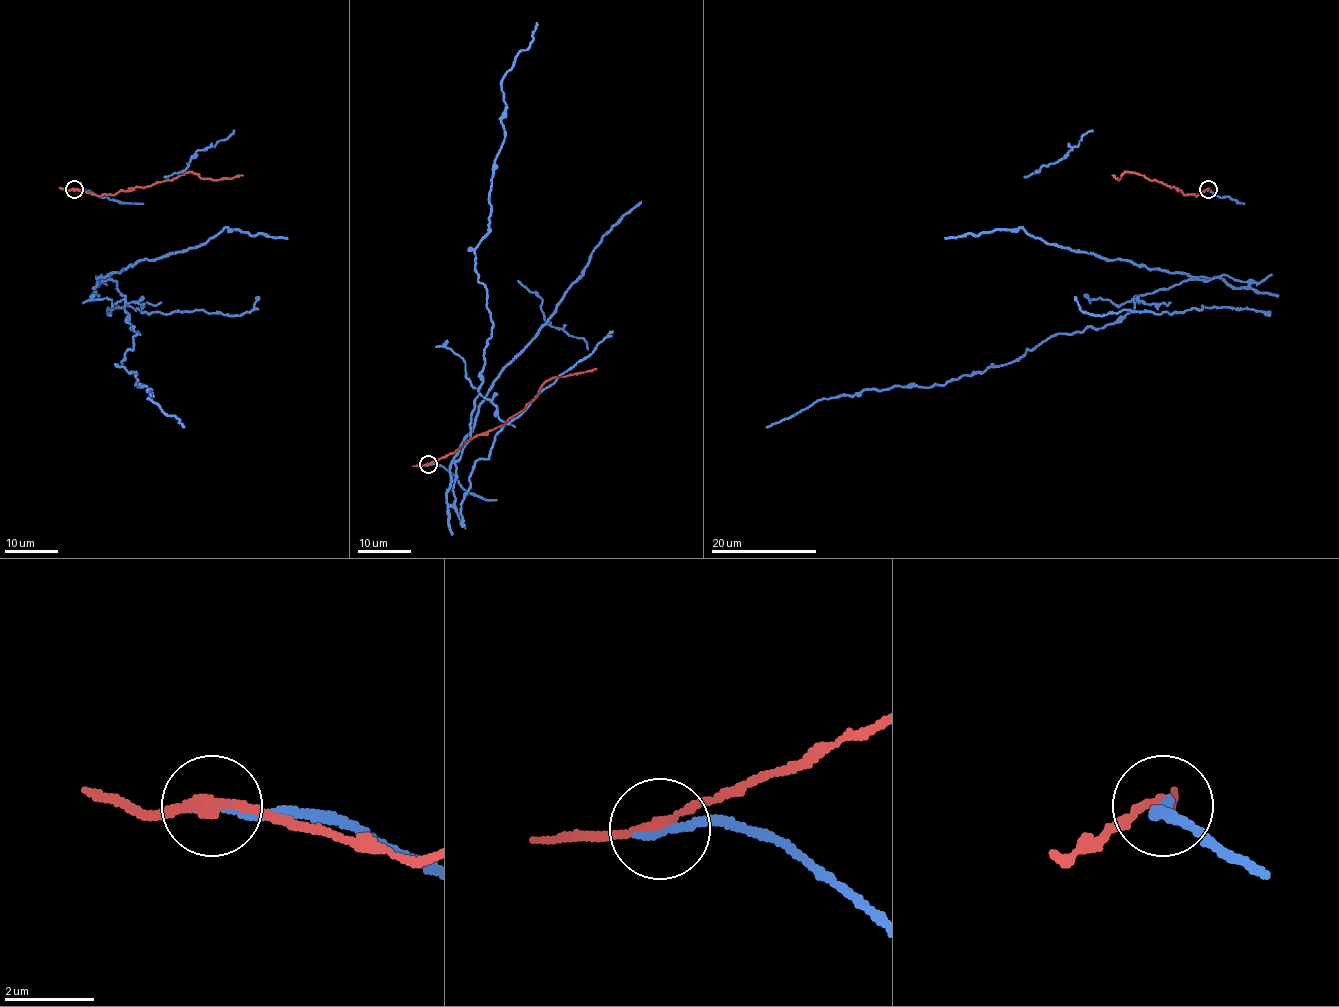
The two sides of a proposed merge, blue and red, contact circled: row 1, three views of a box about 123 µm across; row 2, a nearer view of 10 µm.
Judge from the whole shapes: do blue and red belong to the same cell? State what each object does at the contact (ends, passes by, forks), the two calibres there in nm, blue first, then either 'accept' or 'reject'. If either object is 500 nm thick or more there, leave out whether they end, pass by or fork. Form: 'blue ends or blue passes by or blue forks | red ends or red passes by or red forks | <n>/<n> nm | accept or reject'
blue ends | red passes by | 260/240 nm | reject

